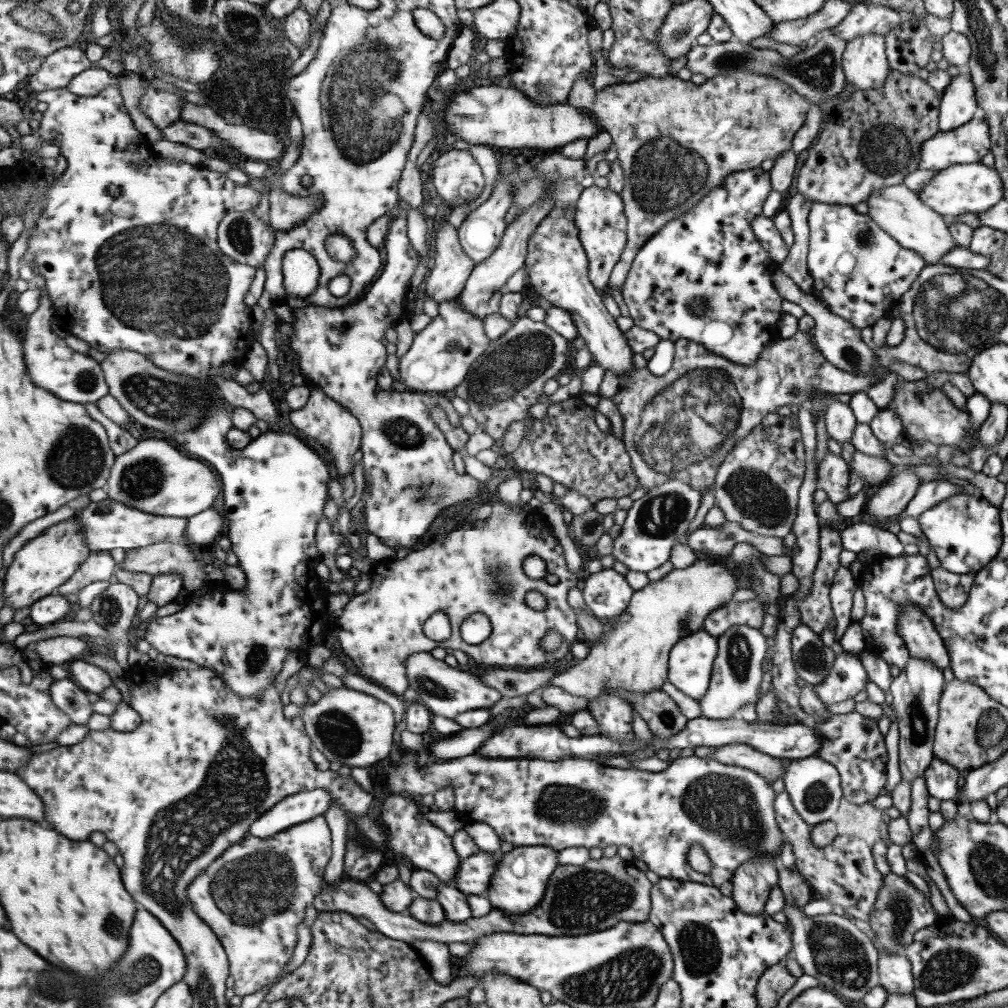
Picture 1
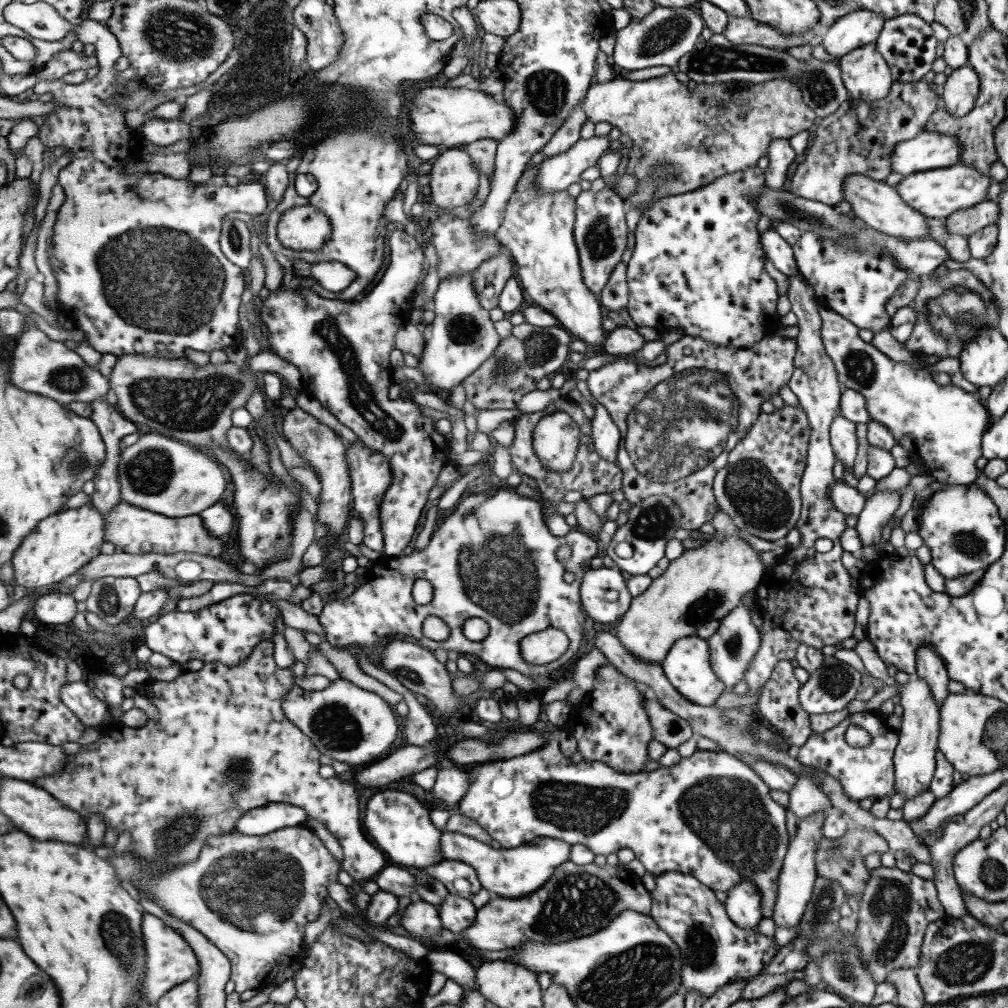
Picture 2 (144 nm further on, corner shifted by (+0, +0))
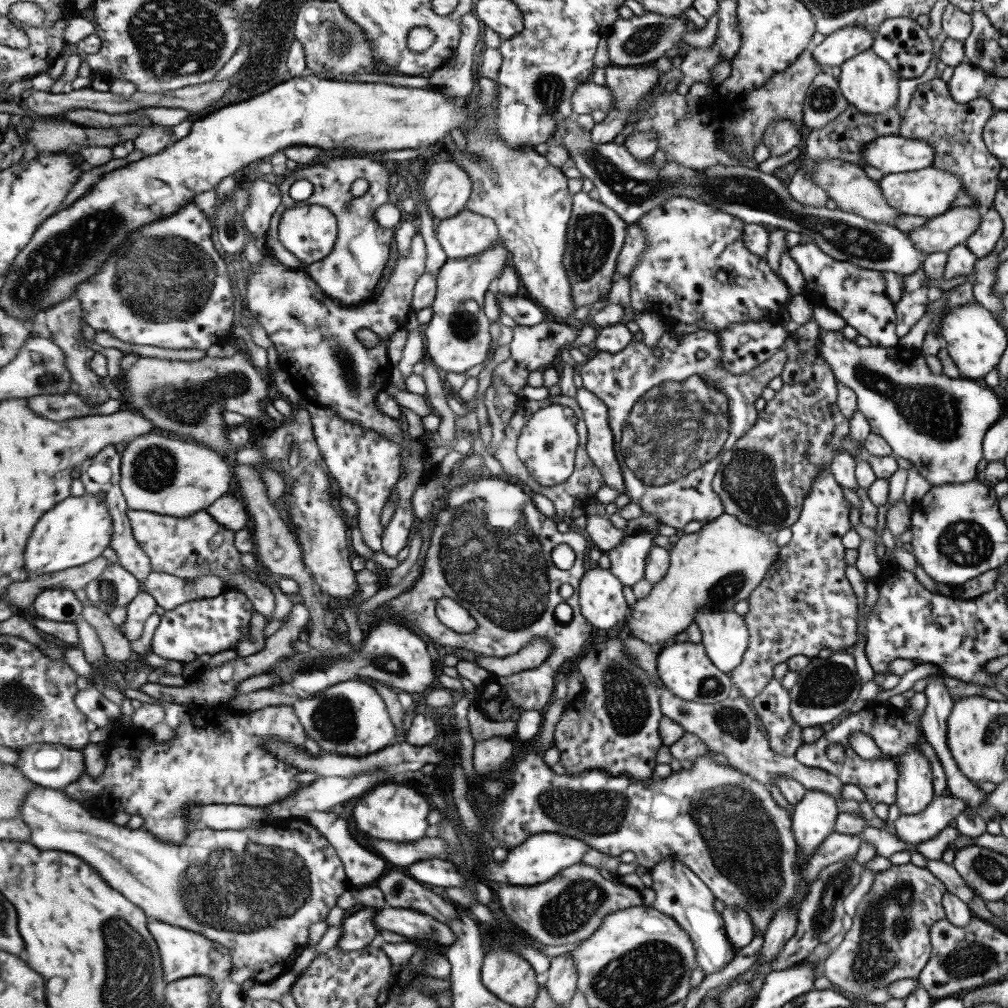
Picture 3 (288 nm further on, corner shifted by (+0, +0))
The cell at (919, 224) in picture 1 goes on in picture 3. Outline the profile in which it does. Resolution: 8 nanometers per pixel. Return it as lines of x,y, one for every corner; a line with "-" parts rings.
821,160
813,166
811,176
813,176
813,182
827,192
829,200
837,204
837,210
863,216
871,224
887,224
887,226
893,226
893,218
901,214
885,202
877,182
869,180
863,174
863,168
857,164
849,164
845,160

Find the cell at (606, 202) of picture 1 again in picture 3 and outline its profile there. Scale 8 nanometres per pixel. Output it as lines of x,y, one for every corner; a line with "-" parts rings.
585,192
575,194
571,202
571,218
565,232
565,252
561,266
569,284
571,302
575,308
581,308
603,302
611,292
611,278
617,272
617,256
625,242
627,222
621,220
609,206
601,204
599,200
591,200

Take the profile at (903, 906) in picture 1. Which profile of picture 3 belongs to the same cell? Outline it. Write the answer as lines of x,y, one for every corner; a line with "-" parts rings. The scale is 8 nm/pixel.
911,862
901,866
891,866
889,870
875,874
873,884
857,904
849,932
845,932
841,944
823,960
823,970
825,970
823,974
835,986
835,990
857,996
867,990
877,990
877,988
883,990
885,986
897,980
907,980
907,978
915,980
931,956
929,930
935,922
945,918
945,910
941,904
943,894
945,886
939,880
935,880
935,876
927,868
917,868

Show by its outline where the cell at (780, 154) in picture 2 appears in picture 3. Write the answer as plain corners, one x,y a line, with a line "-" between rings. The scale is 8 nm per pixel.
779,120
779,122
771,122
765,128
761,142
769,148
771,154
781,156
789,152
793,146
797,146
801,138
803,136
799,134
799,128
791,120

